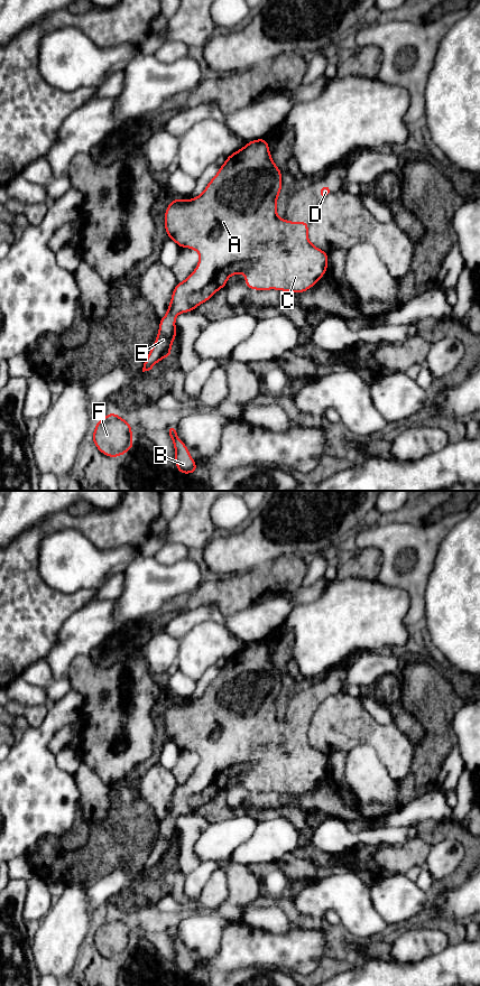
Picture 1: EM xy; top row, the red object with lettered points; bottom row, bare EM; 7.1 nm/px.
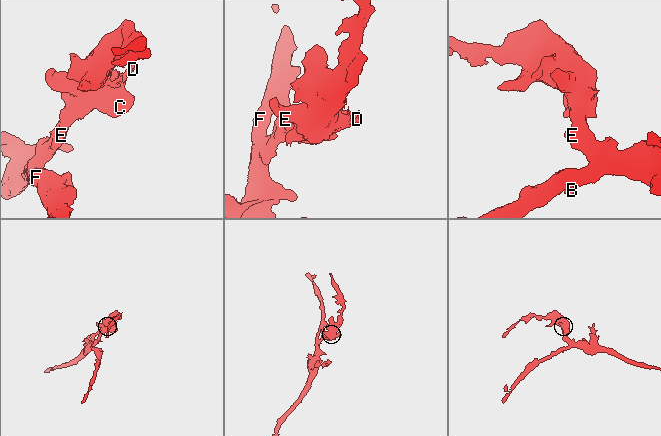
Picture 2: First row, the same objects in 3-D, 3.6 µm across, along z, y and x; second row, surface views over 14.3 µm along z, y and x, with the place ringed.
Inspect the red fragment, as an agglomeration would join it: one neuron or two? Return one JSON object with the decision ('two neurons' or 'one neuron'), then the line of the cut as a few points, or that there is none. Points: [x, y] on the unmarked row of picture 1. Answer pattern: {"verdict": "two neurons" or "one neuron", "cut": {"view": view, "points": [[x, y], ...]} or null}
{"verdict": "one neuron", "cut": null}

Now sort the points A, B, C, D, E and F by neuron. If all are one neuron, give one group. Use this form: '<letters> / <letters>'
A B C D E F

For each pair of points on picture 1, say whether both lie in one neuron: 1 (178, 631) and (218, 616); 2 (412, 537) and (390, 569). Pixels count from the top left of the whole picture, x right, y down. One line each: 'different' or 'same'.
1: same
2: same

